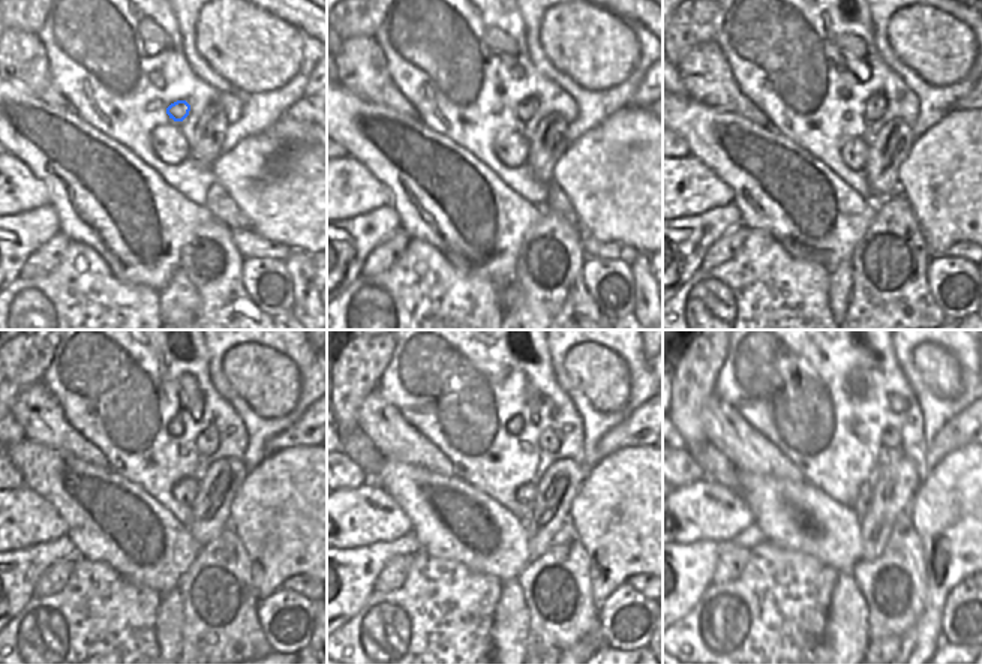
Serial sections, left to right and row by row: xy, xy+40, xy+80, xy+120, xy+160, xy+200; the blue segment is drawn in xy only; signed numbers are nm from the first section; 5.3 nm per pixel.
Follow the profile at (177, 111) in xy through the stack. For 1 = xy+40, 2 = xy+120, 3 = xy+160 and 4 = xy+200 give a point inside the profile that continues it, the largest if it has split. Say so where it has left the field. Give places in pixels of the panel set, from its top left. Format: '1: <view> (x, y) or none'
1: xy+40 (526, 110)
2: xy+120 (207, 442)
3: xy+160 (547, 442)
4: xy+200 (891, 439)

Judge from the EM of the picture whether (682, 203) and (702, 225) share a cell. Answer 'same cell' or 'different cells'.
different cells

